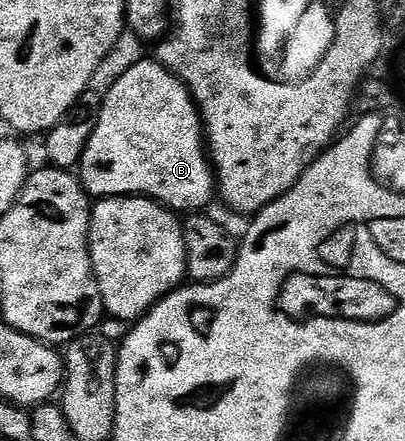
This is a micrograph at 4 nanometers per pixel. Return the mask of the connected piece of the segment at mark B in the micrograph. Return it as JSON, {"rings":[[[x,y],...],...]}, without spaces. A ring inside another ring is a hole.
{"rings":[[[156,60],[150,62],[138,62],[135,66],[130,66],[114,83],[110,86],[110,91],[105,91],[102,107],[98,113],[96,120],[96,128],[92,132],[92,136],[88,140],[88,144],[84,148],[84,156],[80,163],[80,181],[86,193],[95,199],[103,198],[129,198],[137,196],[140,198],[150,198],[153,202],[159,202],[171,212],[179,212],[178,210],[186,210],[185,212],[202,212],[205,206],[209,204],[213,198],[216,198],[216,175],[212,169],[212,163],[208,157],[208,146],[204,141],[204,127],[202,125],[202,116],[198,113],[197,106],[194,105],[193,98],[190,97],[190,90],[175,75],[171,74],[166,67],[162,66]]]}

